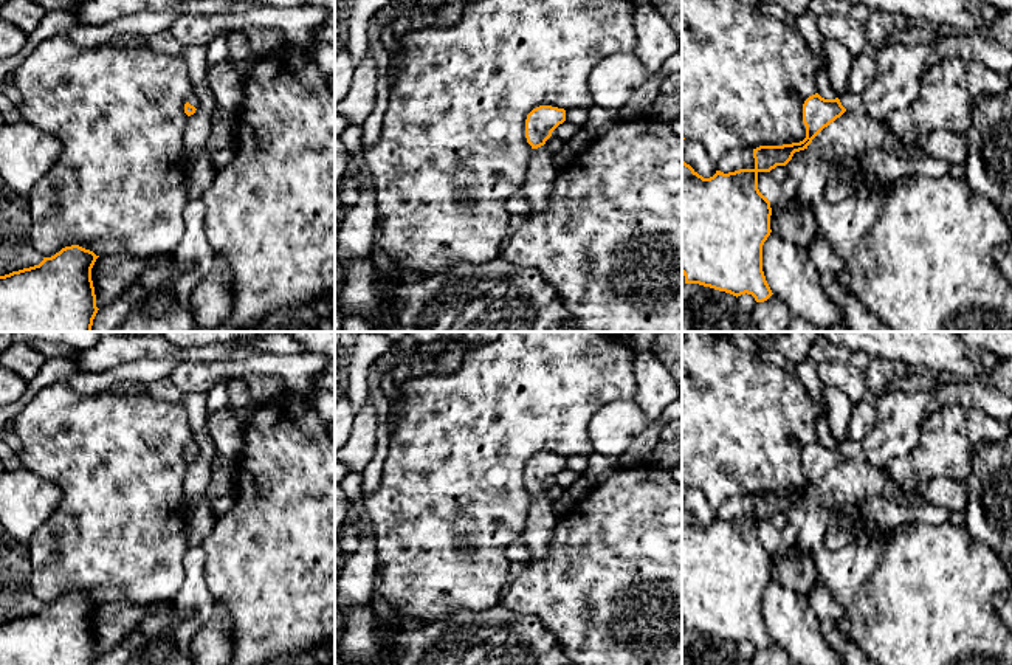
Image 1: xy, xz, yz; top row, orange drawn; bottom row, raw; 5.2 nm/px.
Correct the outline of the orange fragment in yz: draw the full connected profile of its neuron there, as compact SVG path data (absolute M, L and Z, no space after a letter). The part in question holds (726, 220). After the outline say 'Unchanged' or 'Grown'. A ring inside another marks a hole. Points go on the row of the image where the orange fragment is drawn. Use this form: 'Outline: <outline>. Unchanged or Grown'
Outline: M947 33L935 43L888 47L876 54L877 78L863 93L846 91L835 99L824 99L818 93L809 96L803 104L806 138L800 143L753 149L753 169L728 174L716 171L713 177L704 178L682 160L682 274L685 284L699 284L736 298L747 293L756 302L767 301L773 293L762 271L762 245L772 233L772 208L758 189L758 174L786 166L795 152L807 149L812 140L846 110L885 122L888 115L905 109L917 96L924 73L945 57L979 62L1001 74L1012 70L1012 48L992 40L987 34Z. Grown

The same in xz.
Outline: M539 105L527 115L525 138L533 153L521 189L530 203L530 212L541 211L549 202L558 169L552 164L553 153L544 144L564 121L566 110L552 105Z. Grown

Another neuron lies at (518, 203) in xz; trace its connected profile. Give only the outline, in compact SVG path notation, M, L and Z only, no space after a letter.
M522 189L518 191L515 195L511 195L507 200L507 209L511 214L528 214L530 212L530 203L527 197L524 195Z

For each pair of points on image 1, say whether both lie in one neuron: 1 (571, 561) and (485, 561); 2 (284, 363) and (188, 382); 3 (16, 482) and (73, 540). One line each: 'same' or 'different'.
1: different
2: same
3: different

